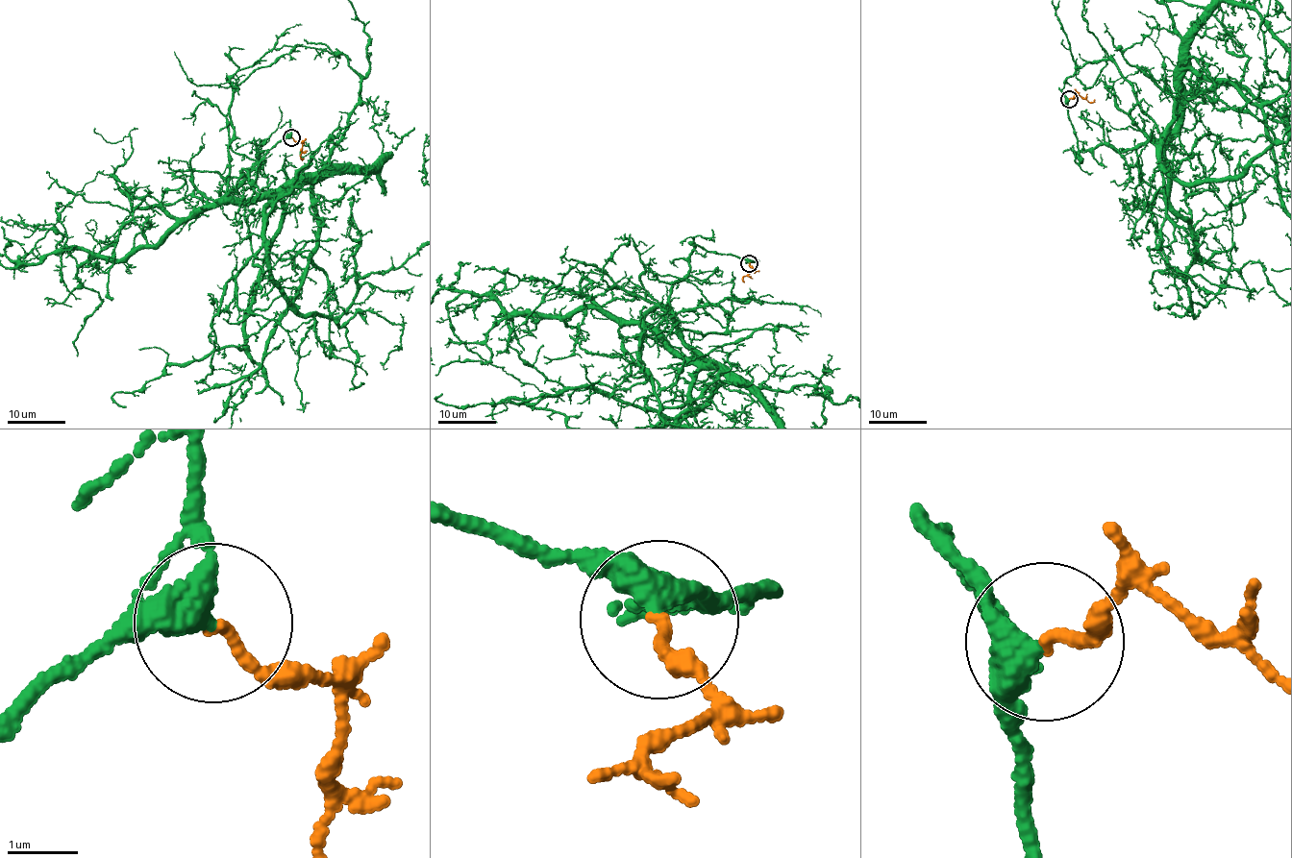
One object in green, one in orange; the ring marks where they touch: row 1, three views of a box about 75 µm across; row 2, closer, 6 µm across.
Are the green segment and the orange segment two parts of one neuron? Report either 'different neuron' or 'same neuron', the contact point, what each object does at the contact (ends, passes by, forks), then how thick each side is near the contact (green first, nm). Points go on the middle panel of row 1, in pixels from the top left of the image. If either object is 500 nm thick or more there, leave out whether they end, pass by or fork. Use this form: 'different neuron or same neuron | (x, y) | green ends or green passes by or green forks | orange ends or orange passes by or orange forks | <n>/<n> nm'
same neuron | (749, 263) | green passes by | orange ends | 320/160 nm

